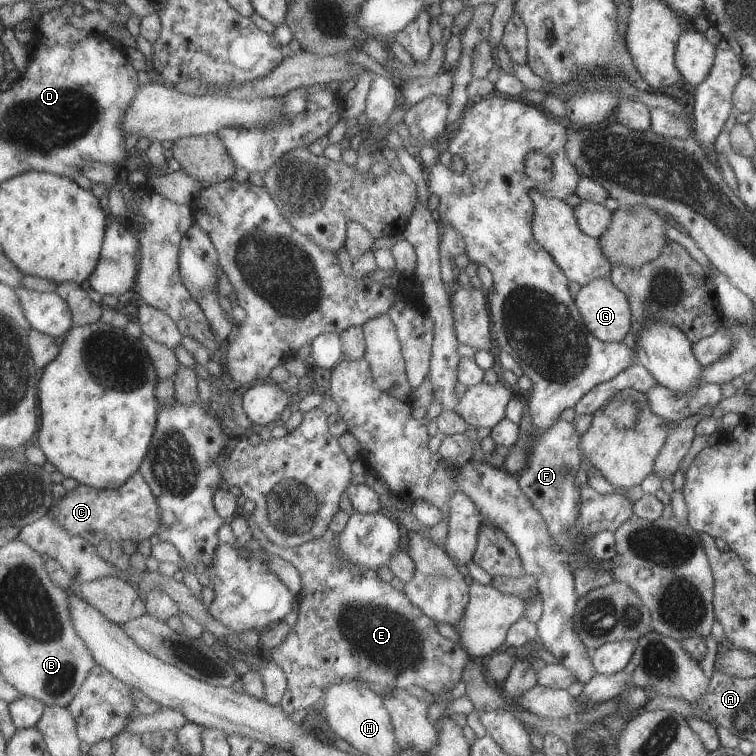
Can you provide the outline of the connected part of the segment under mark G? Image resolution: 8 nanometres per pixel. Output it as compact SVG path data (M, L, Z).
M609 278L593 279L586 285L580 286L574 303L578 306L584 327L593 338L608 343L618 343L627 336L631 324L629 301L623 292L613 286Z

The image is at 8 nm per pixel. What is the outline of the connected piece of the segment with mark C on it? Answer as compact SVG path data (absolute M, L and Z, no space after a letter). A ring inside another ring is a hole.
M140 472L133 474L123 486L116 489L96 489L79 484L58 499L48 515L71 535L81 535L94 545L101 544L103 540L119 543L125 539L137 544L151 534L157 535L162 521L155 493Z

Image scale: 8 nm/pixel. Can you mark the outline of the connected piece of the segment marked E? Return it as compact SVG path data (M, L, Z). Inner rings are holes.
M247 514L252 535L271 555L279 555L294 564L302 576L302 589L297 596L298 619L292 626L287 640L280 647L270 650L271 658L283 667L289 686L283 695L281 706L288 715L295 710L314 705L324 698L326 687L342 681L363 681L381 684L395 689L407 689L415 684L426 691L450 690L463 679L463 670L472 662L470 654L459 642L443 637L435 628L435 619L427 616L404 591L397 590L391 582L385 582L376 570L351 562L338 553L338 535L330 528L320 537L298 547L282 547L273 542L260 527L252 514Z

